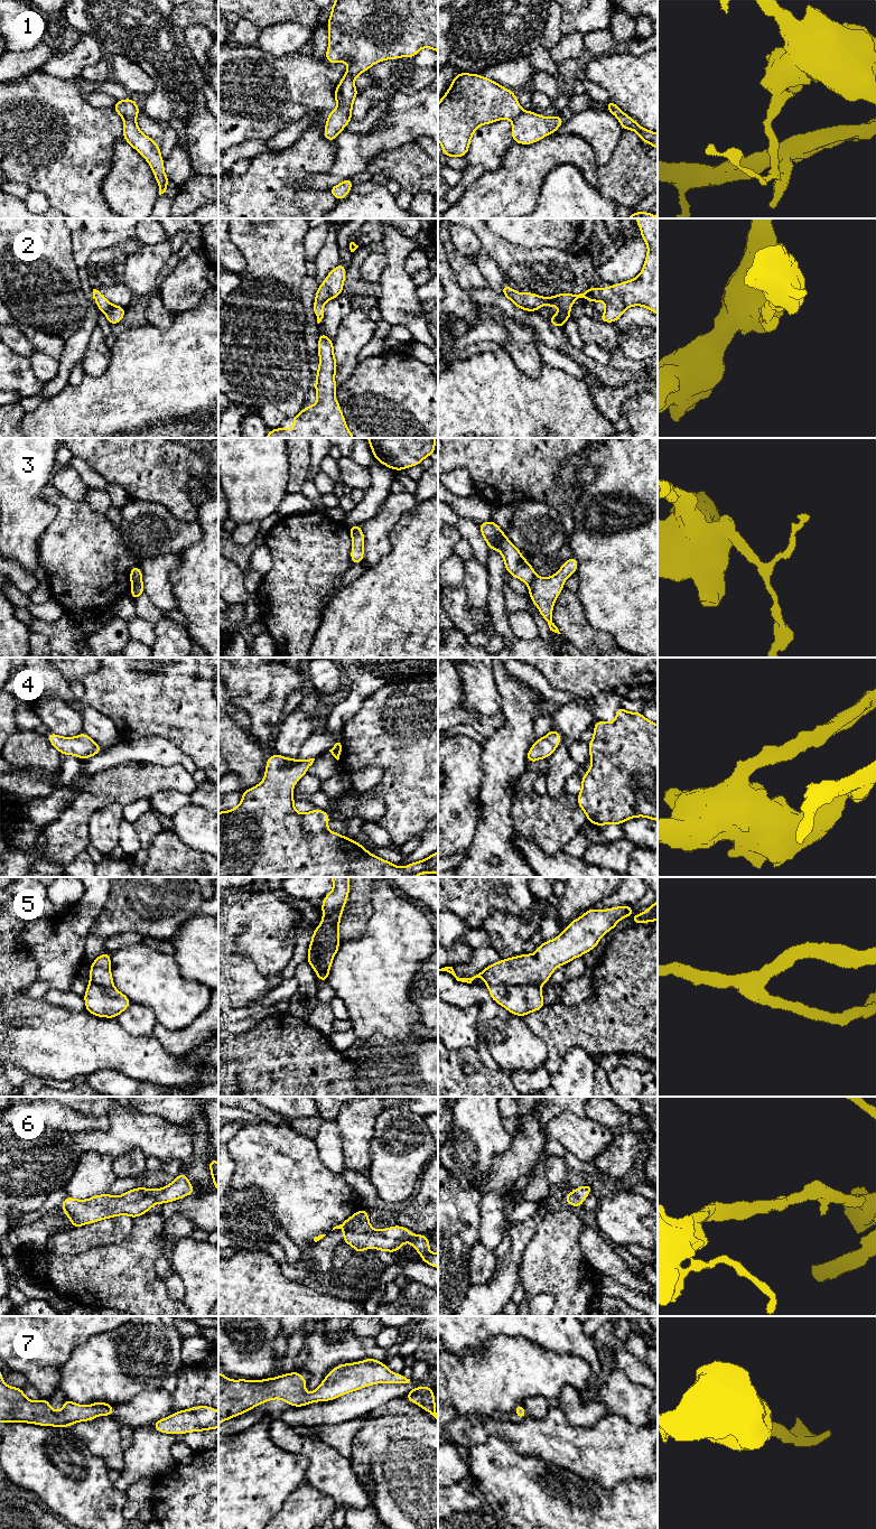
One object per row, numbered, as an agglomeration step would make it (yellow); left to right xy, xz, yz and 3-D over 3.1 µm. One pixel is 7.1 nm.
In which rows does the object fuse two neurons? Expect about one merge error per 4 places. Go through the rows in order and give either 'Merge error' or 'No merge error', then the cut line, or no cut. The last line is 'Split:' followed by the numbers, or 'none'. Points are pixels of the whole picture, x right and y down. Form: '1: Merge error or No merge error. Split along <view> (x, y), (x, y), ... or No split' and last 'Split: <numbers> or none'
1: Merge error. Split along xy (123, 117), (134, 120)
2: No merge error. No split
3: Merge error. Split along xy (141, 579), (131, 584)
4: No merge error. No split
5: Merge error. Split along yz (539, 985), (487, 986)
6: No merge error. No split
7: No merge error. No split
Split: 1, 3, 5

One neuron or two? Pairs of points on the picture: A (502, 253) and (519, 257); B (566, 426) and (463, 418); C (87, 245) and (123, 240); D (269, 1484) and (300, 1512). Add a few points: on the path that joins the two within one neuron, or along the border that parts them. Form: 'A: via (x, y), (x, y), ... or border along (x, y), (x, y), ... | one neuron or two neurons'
A: via (506, 255), (514, 257) | one neuron
B: via (540, 423), (488, 423) | one neuron
C: via (96, 240), (114, 240) | one neuron
D: border along (305, 1481), (291, 1493), (272, 1517) | two neurons

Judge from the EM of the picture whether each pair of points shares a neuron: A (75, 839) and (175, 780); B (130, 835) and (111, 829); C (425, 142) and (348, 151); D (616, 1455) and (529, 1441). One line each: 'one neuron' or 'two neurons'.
A: one neuron
B: two neurons
C: two neurons
D: one neuron

